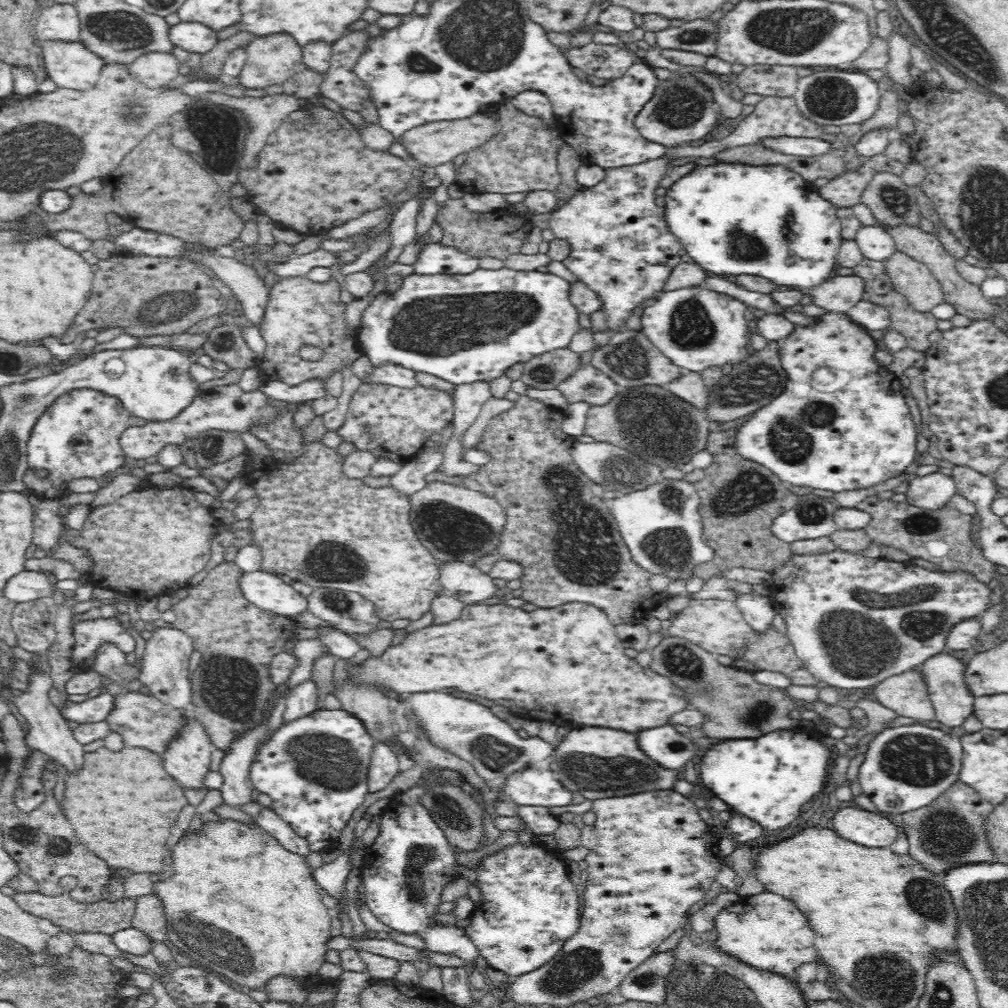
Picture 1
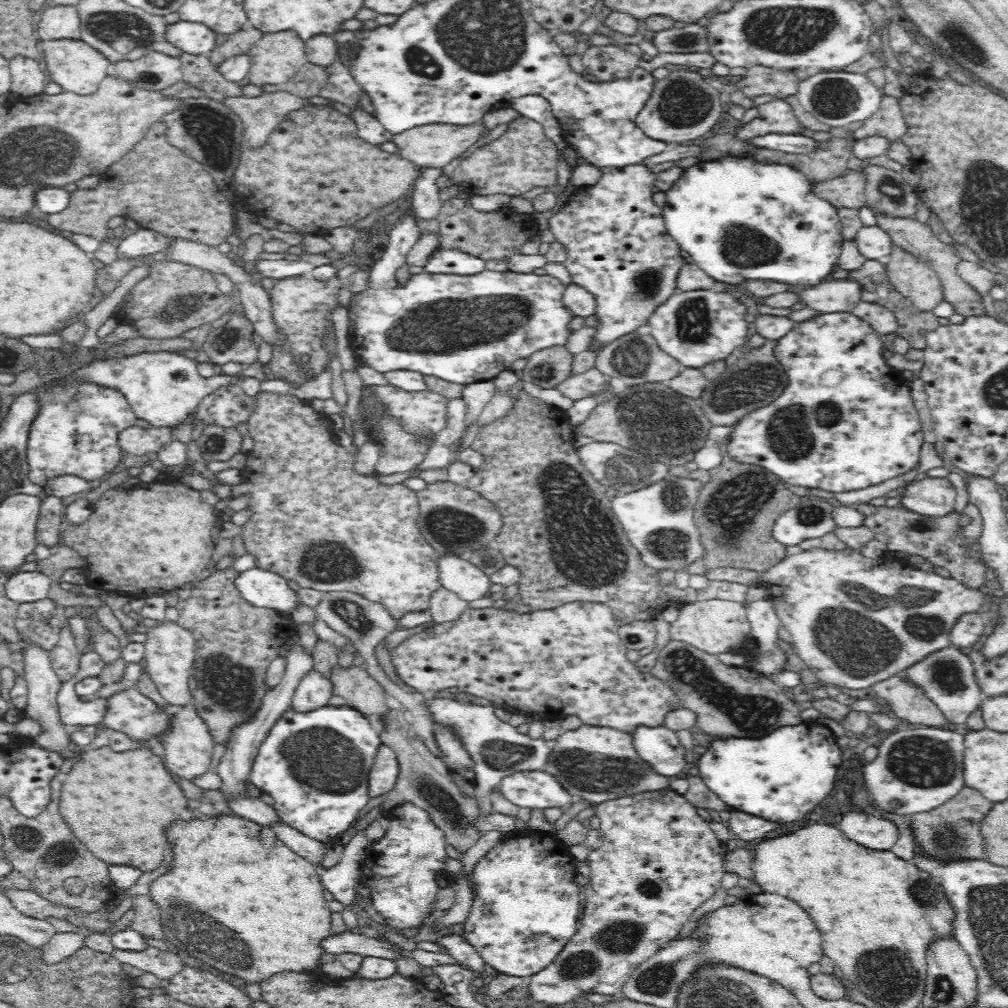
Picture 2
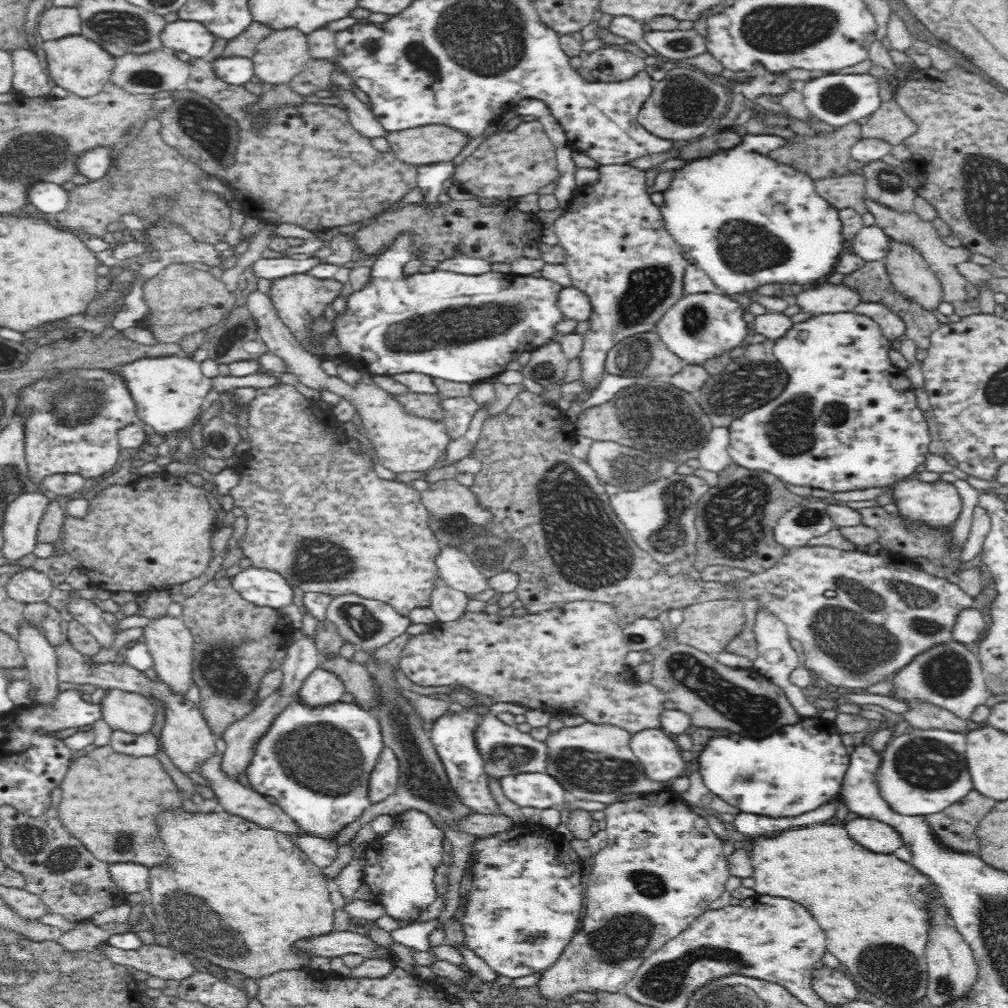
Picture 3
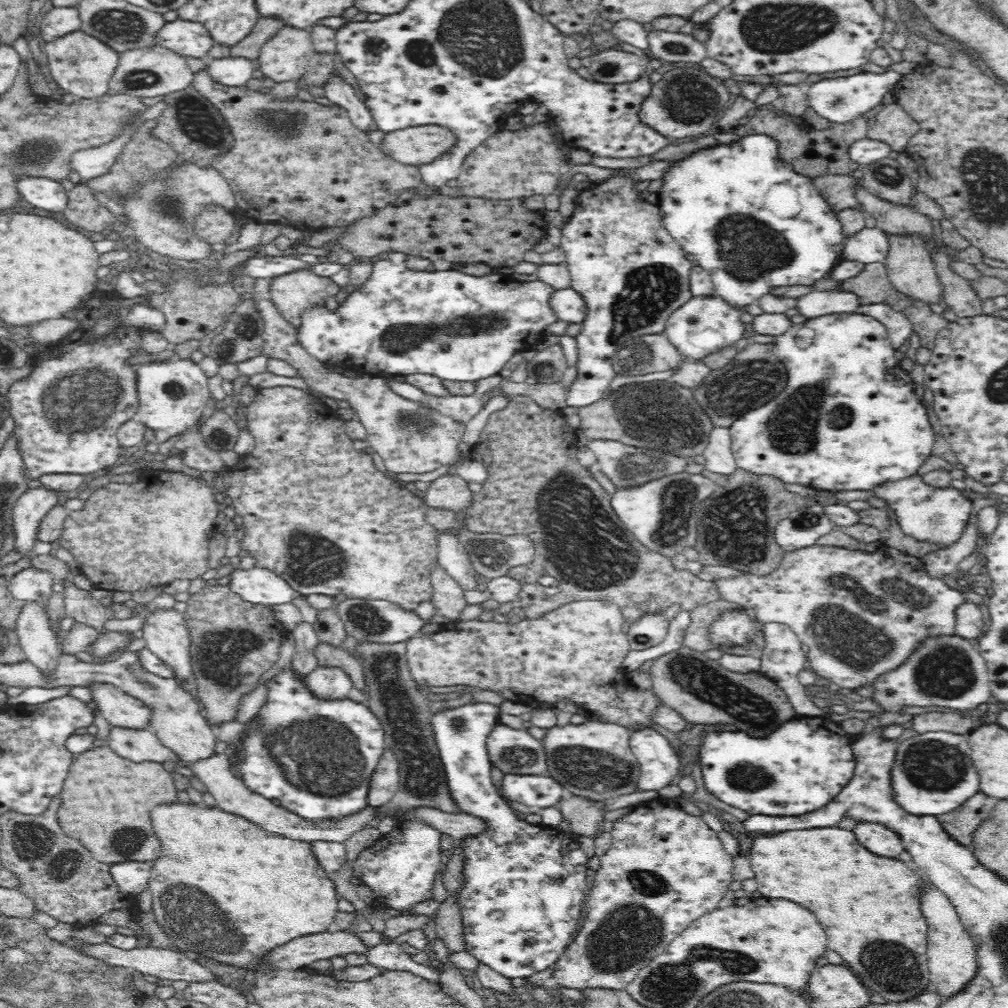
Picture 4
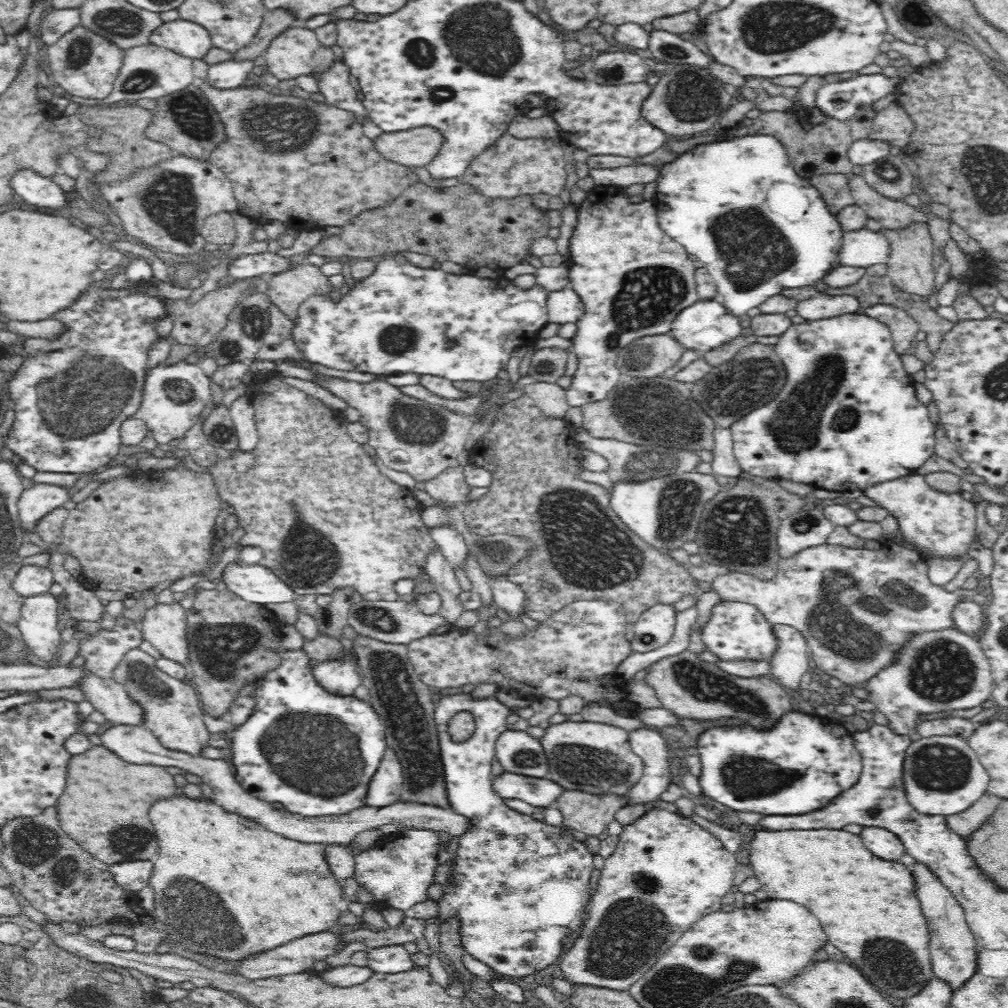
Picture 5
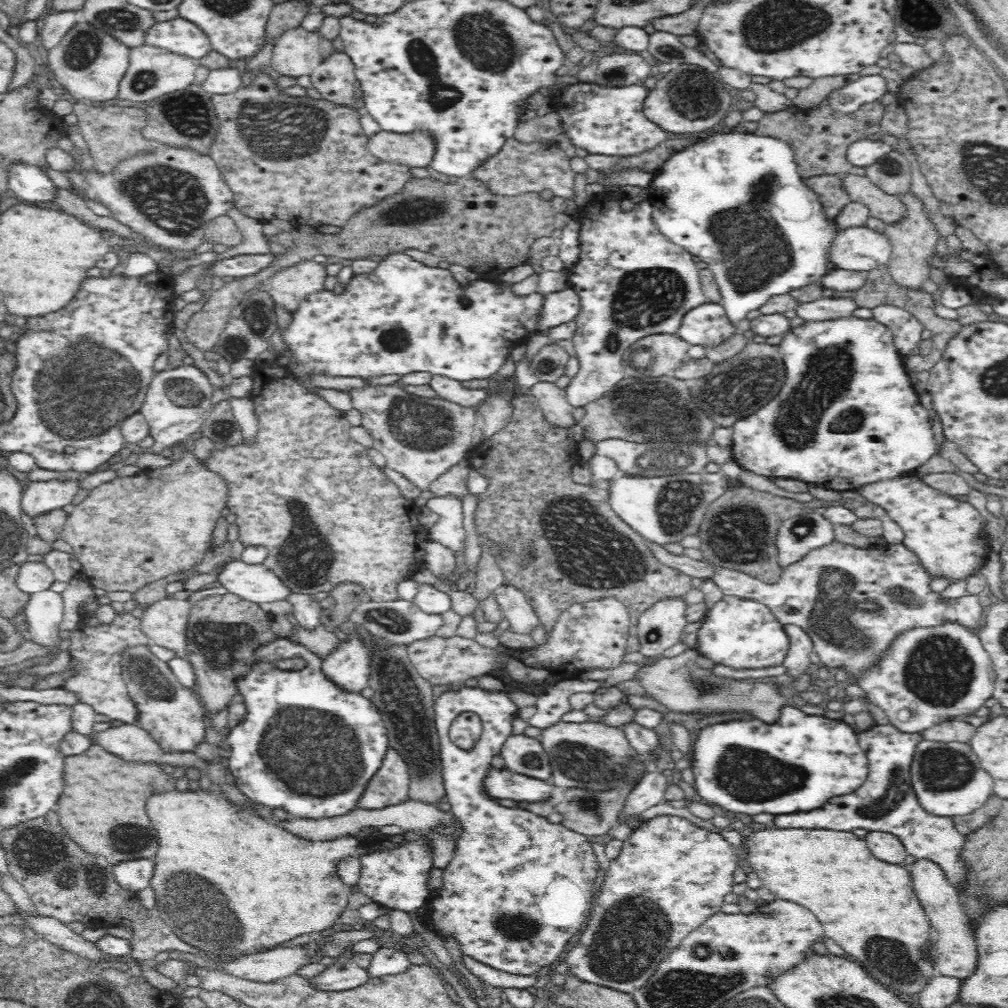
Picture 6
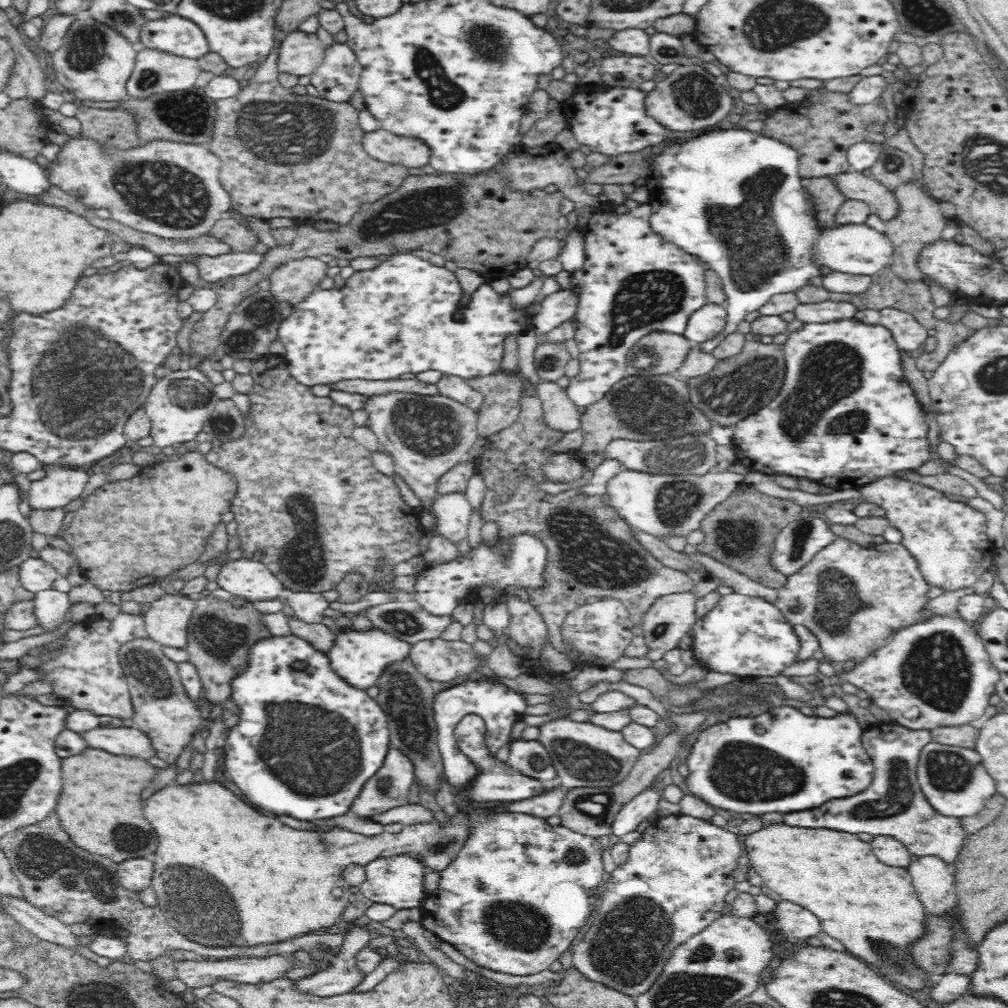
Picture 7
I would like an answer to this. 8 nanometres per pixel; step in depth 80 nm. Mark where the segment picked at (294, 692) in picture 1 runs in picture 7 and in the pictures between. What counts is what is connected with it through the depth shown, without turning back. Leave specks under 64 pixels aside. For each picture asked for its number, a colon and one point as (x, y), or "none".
2: (312, 692)
3: (321, 688)
4: (325, 684)
5: (340, 678)
6: (345, 667)
7: (357, 657)

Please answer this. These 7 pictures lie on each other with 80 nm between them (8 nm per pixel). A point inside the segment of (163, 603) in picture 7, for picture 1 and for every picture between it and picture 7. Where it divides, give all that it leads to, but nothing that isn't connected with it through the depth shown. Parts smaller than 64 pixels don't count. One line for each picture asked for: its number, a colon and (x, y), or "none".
1: (164, 671)
2: (169, 651)
3: (169, 641)
4: (165, 631)
5: (165, 626)
6: (165, 622)

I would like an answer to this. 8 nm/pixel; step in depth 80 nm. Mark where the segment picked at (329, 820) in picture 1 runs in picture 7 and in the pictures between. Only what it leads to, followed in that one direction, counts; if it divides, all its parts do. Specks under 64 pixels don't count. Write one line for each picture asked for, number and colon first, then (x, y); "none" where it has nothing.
2: (315, 765)
3: (316, 762)
4: (316, 758)
5: (315, 753)
6: (278, 750)
7: (316, 733)

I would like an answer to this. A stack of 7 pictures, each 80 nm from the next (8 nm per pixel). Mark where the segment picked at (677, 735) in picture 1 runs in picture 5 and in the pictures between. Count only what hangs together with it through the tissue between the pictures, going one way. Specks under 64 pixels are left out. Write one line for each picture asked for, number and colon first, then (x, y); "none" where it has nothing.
2: (660, 746)
3: (662, 758)
4: (659, 763)
5: (658, 771)

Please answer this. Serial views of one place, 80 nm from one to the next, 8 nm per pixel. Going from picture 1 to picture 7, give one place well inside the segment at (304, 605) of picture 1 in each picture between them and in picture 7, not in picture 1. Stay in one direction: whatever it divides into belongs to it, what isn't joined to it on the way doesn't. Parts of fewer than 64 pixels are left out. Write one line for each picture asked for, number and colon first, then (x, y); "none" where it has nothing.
2: (261, 588)
3: (262, 587)
4: (257, 585)
5: (256, 584)
6: (253, 582)
7: (249, 579)

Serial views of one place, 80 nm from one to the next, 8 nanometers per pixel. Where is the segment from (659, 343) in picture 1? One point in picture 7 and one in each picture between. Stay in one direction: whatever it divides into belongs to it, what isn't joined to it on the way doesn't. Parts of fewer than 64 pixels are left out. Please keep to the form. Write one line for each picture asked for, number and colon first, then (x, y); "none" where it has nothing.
2: (698, 327)
3: (696, 327)
4: (704, 325)
5: (705, 325)
6: (705, 325)
7: (704, 324)

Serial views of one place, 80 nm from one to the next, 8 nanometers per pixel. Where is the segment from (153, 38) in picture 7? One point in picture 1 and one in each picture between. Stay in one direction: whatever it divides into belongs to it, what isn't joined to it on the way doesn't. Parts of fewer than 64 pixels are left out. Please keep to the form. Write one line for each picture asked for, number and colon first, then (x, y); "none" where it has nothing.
1: (194, 37)
2: (195, 38)
3: (194, 38)
4: (188, 38)
5: (186, 38)
6: (179, 35)

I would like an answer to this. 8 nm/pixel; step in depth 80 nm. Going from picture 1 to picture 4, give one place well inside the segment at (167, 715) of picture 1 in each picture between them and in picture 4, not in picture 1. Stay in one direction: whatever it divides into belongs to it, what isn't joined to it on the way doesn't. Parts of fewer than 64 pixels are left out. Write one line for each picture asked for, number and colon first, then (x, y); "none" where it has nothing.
2: (137, 716)
3: (131, 712)
4: (122, 710)

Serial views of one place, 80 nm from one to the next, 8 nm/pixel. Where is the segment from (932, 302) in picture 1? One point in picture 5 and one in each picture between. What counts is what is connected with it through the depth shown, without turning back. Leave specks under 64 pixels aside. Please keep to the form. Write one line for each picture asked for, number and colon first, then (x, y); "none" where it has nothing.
2: (912, 279)
3: (910, 275)
4: (910, 271)
5: (910, 268)

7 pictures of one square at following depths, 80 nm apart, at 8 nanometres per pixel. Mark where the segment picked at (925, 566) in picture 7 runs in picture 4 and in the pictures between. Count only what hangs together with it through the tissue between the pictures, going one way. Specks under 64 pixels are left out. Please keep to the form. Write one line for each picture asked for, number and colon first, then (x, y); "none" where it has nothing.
4: (936, 513)
5: (940, 523)
6: (947, 534)

